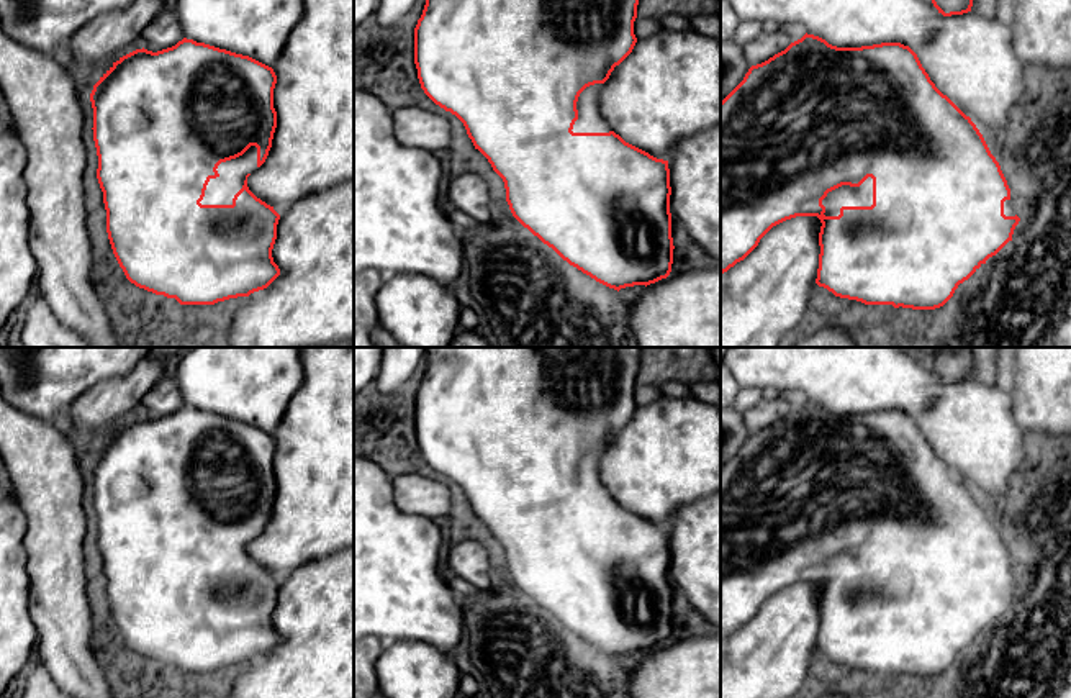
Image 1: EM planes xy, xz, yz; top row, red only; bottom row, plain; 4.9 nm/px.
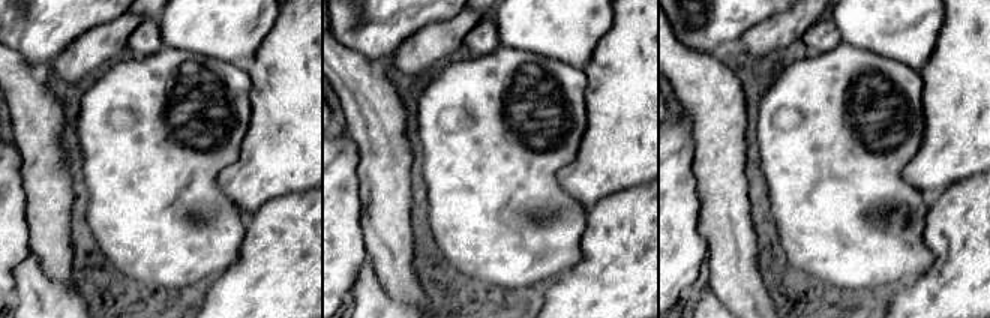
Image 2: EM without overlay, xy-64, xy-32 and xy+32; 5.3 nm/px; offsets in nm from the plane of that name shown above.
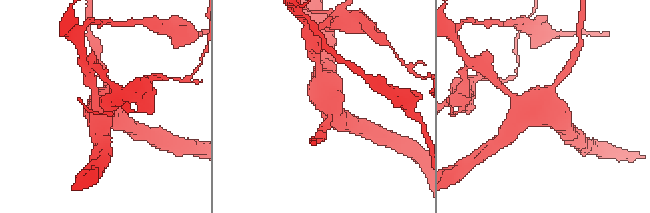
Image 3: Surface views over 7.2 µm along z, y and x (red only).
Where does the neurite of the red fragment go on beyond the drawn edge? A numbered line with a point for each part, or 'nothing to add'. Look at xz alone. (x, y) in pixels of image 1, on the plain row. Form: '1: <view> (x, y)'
1: xz (590, 484)

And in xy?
1: xy (220, 557)

